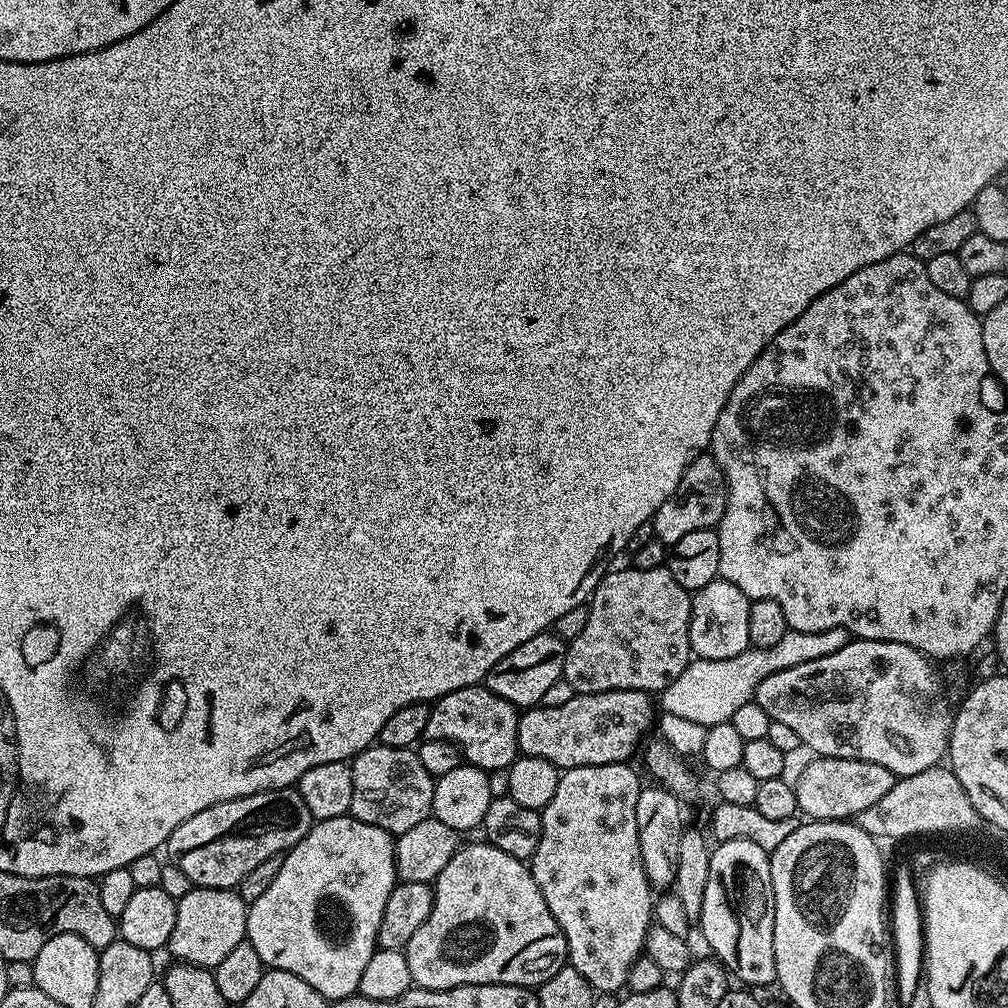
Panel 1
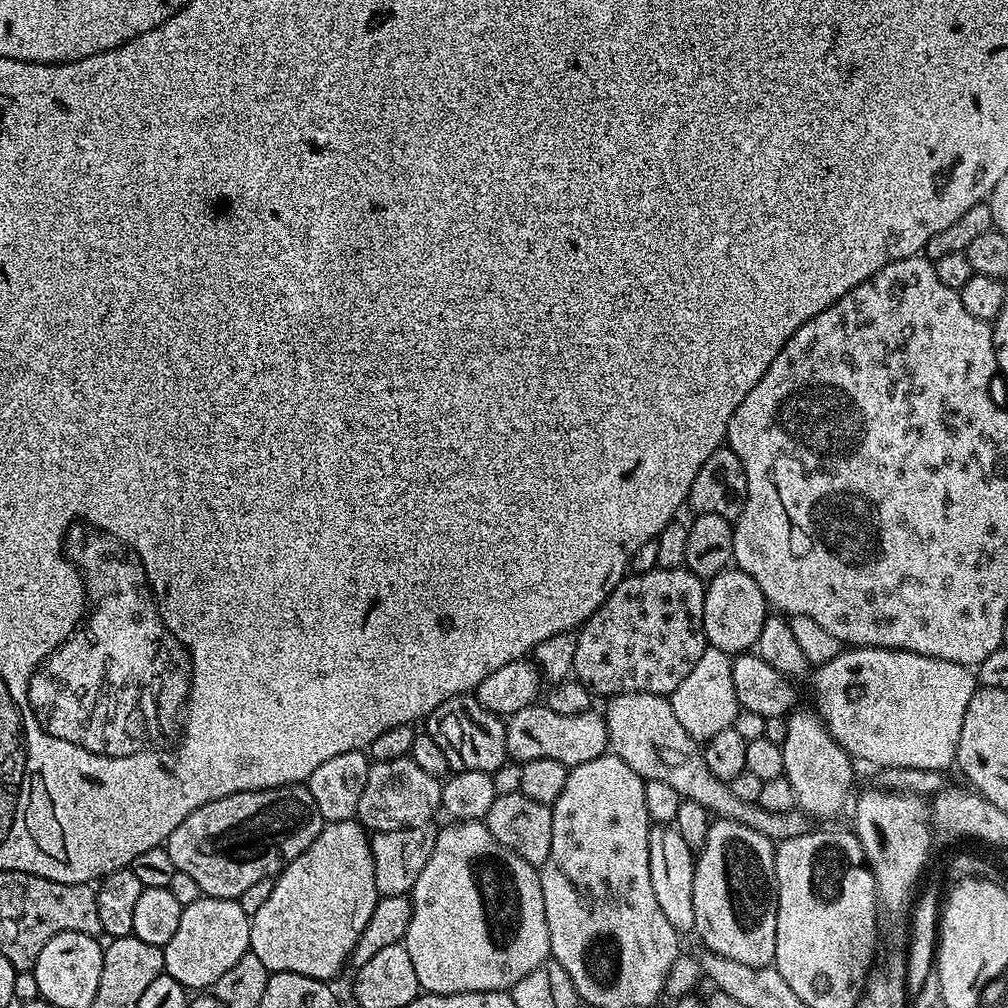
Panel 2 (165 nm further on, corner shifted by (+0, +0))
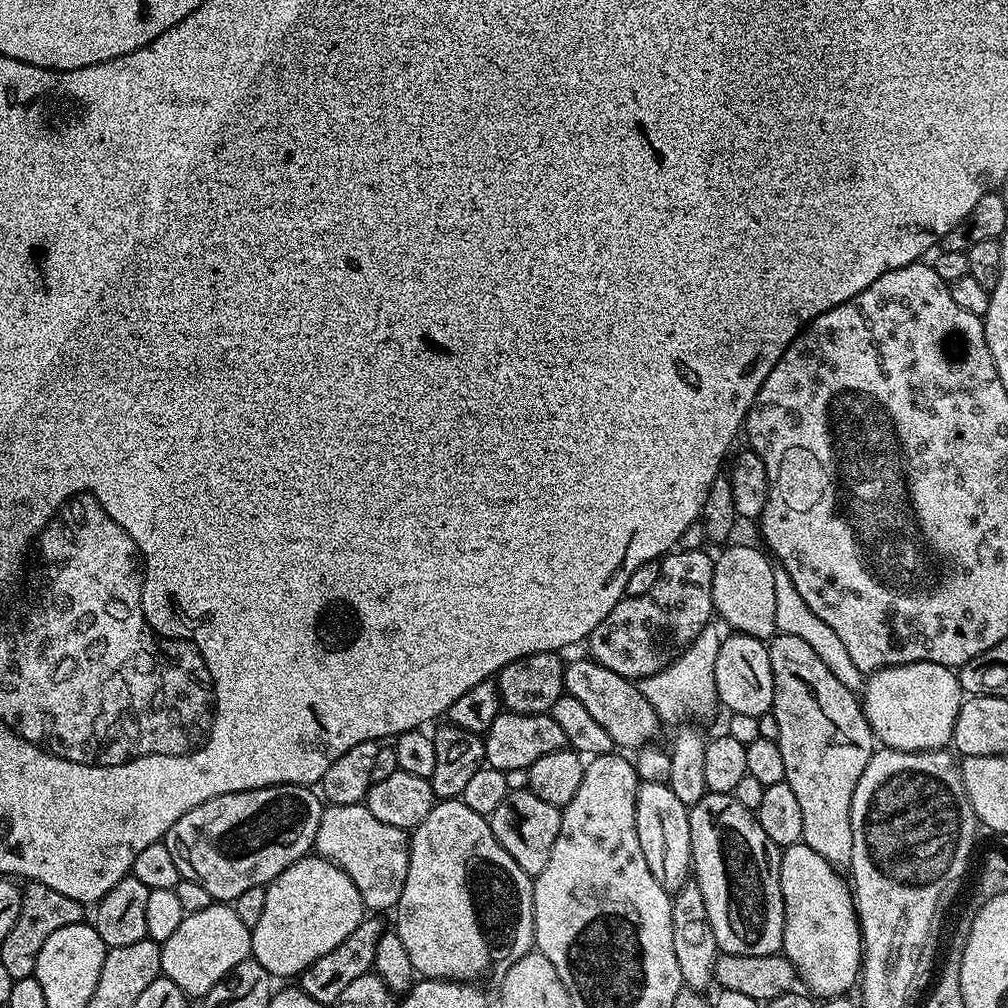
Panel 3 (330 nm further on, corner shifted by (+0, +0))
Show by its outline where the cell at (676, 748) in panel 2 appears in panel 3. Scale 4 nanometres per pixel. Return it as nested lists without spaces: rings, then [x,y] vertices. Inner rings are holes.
[[[585,658],[572,662],[570,660],[565,665],[563,682],[565,693],[577,698],[578,702],[586,707],[617,747],[636,750],[656,738],[658,726],[660,727],[659,716],[633,681],[608,670],[590,658]]]

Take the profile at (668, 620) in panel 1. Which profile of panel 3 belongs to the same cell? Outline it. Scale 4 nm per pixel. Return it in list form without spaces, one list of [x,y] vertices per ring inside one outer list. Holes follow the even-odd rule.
[[[700,520],[690,522],[680,539],[680,549],[669,552],[660,560],[658,582],[654,582],[646,594],[625,595],[614,610],[594,626],[586,641],[586,647],[592,651],[591,659],[630,681],[639,682],[662,671],[669,663],[670,656],[660,649],[660,632],[669,632],[673,642],[679,646],[691,644],[714,616],[714,560],[711,555],[708,557],[699,552],[699,548],[708,543],[703,523]]]

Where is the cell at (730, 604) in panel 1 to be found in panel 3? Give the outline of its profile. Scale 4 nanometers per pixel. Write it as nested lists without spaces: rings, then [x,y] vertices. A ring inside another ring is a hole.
[[[729,543],[725,552],[715,557],[712,606],[715,615],[721,616],[719,619],[728,623],[733,633],[767,642],[778,632],[774,622],[774,564],[763,551],[736,543]]]

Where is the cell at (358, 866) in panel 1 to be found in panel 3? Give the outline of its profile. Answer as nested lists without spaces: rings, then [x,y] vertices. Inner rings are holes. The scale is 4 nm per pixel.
[[[315,854],[303,856],[267,885],[266,907],[262,910],[258,926],[252,929],[252,956],[274,978],[299,977],[311,964],[318,962],[322,954],[330,954],[338,942],[346,942],[346,938],[350,938],[350,934],[354,934],[354,930],[363,922],[365,915],[366,909],[362,894],[358,894],[358,886],[350,882],[350,878],[337,864]]]

